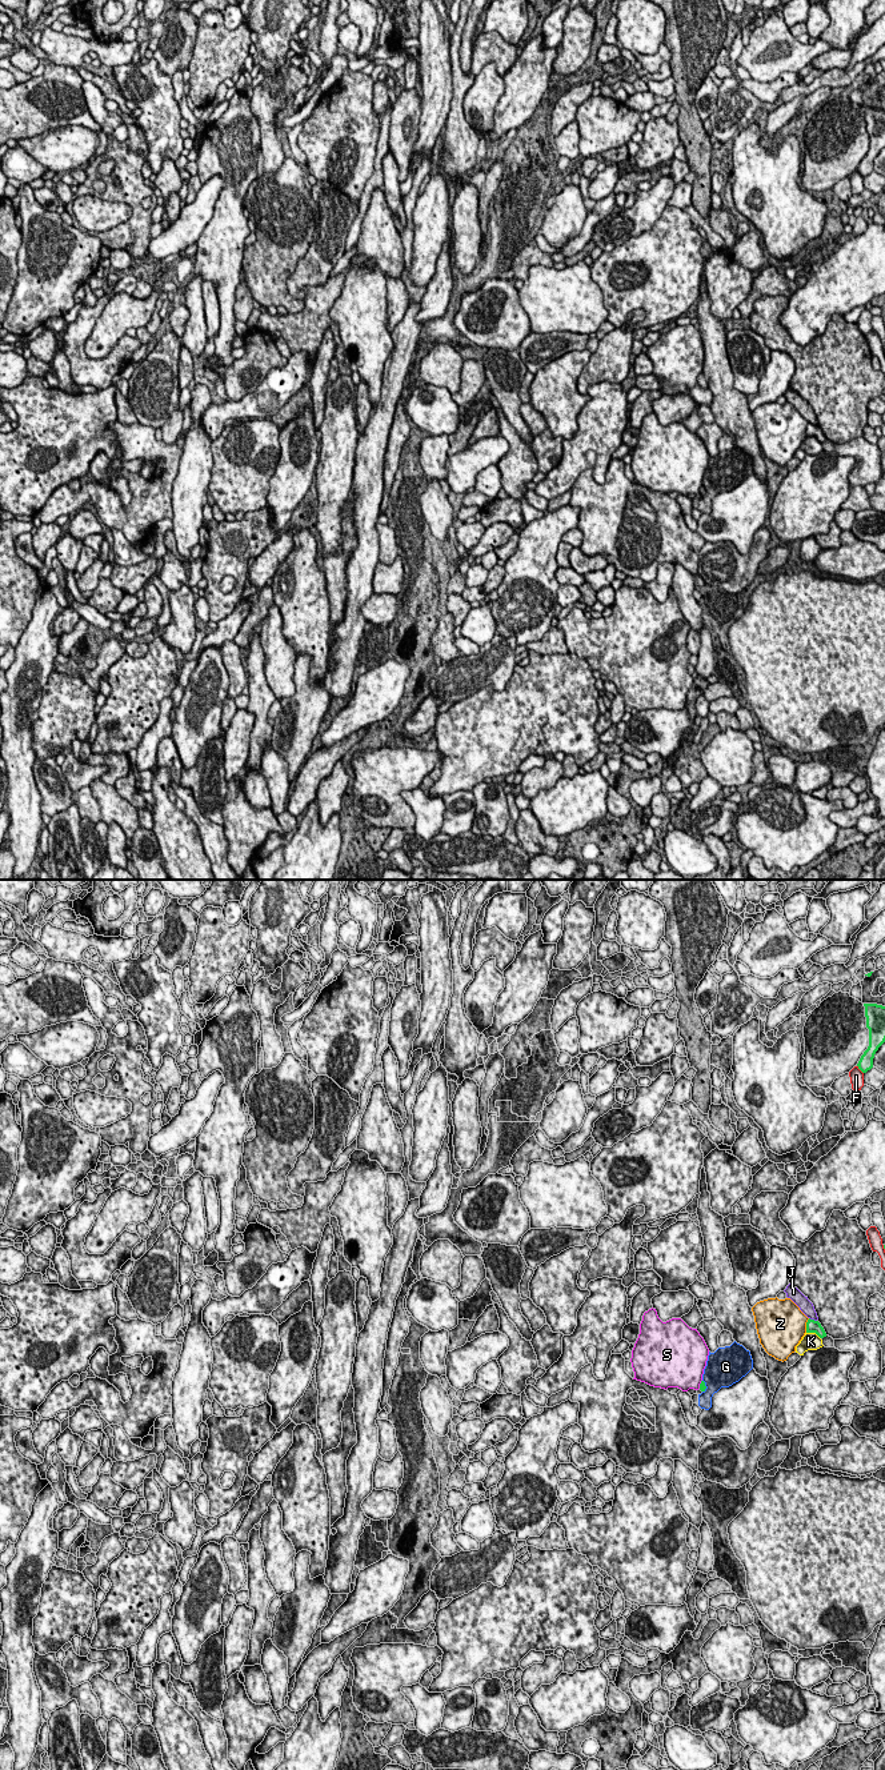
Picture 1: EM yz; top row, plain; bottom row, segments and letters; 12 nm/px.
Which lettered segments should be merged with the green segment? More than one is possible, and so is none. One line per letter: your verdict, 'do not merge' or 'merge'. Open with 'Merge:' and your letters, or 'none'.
Merge: none
F: do not merge
G: do not merge
J: do not merge
K: do not merge
S: do not merge
Z: do not merge

